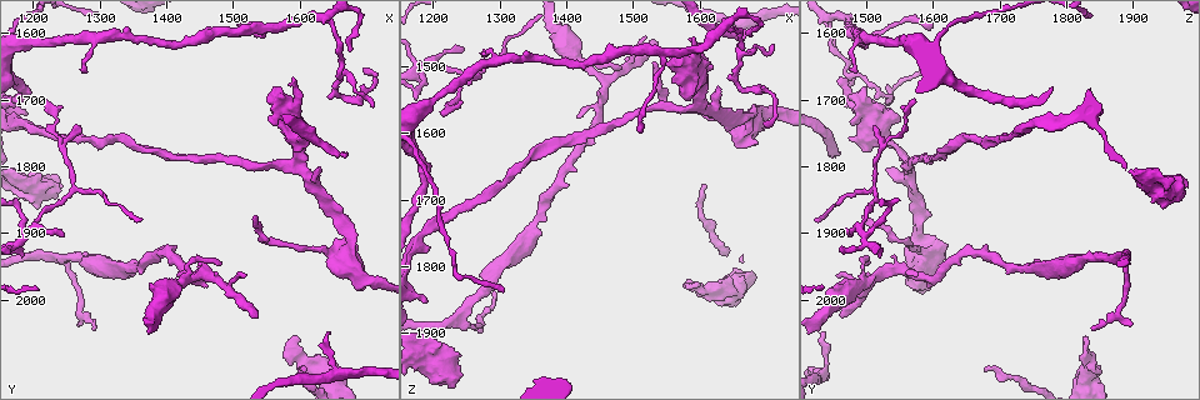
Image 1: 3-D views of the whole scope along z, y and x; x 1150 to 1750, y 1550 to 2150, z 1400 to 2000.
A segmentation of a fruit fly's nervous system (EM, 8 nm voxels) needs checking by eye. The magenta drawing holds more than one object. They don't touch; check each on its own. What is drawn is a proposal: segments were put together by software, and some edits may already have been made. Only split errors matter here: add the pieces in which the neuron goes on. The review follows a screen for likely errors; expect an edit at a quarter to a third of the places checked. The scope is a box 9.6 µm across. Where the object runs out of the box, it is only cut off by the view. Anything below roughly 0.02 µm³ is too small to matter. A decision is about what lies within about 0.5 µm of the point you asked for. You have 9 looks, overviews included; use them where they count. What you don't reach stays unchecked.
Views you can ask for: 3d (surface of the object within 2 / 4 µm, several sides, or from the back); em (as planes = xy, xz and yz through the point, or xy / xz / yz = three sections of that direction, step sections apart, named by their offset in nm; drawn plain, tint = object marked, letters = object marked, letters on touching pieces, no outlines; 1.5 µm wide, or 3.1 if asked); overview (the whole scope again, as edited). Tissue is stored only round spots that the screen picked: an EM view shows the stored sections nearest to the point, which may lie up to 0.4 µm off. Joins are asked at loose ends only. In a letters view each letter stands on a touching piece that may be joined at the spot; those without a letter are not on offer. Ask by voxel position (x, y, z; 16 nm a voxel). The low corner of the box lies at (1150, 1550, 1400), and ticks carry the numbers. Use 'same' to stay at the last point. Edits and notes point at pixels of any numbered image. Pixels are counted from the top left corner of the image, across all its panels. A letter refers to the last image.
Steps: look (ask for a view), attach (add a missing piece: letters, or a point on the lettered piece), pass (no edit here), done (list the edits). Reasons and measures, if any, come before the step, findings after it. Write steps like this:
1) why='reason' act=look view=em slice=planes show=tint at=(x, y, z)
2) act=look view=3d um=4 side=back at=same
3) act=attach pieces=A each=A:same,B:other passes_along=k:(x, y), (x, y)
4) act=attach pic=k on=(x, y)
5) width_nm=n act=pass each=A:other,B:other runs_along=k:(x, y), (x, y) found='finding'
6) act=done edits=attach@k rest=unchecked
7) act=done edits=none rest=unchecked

why='an open end' act=look view=3d um=2 at=(1580, 2065, 1830)

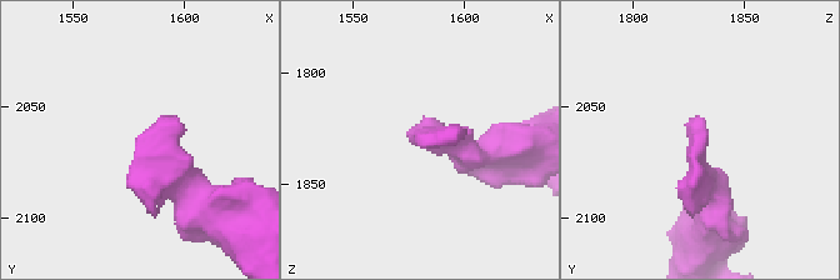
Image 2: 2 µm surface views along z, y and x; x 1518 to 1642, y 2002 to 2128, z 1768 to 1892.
act=look view=em slice=planes show=letters at=(1580, 2060, 1834)

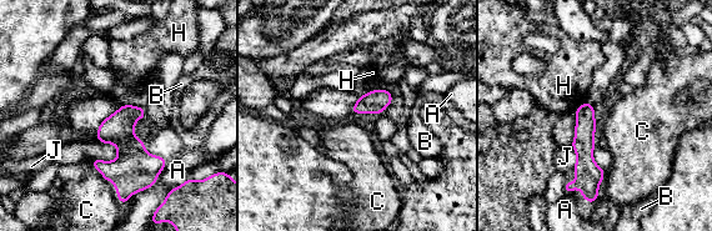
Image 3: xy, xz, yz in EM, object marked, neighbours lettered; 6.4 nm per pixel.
act=pass each=A:other,B:other,C:other,H:other,J:other border=3:(91, 160), (95, 169), (108, 181) found='no lettered piece goes on from it'

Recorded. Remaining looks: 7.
why='branch stops here' act=look view=3d um=2 at=(1535, 2025, 1460)

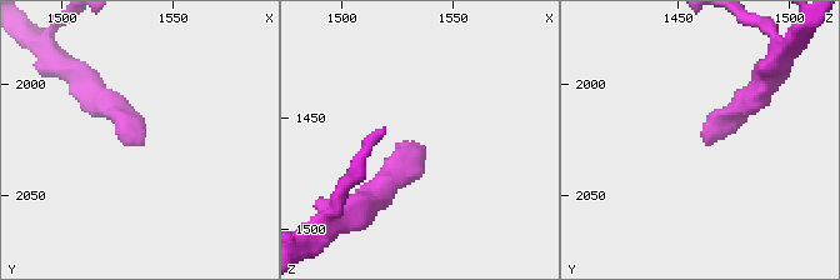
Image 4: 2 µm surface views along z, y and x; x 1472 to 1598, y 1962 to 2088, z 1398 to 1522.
act=look view=em slice=yz step=8 show=plain at=(1536, 2025, 1461)

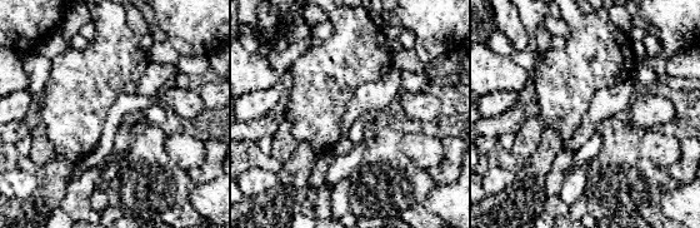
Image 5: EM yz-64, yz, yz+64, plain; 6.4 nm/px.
act=look view=em slice=yz step=8 show=letters at=same

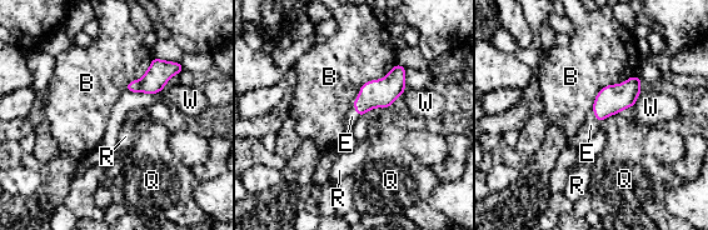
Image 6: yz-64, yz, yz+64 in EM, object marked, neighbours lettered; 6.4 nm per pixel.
act=attach pieces=E each=B:other,E:same,Q:other,R:other,W:other passes_along=6:(382, 93), (354, 108), (352, 116) found='it goes on there'

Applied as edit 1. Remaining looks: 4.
why='see it whole again' act=look view=overview

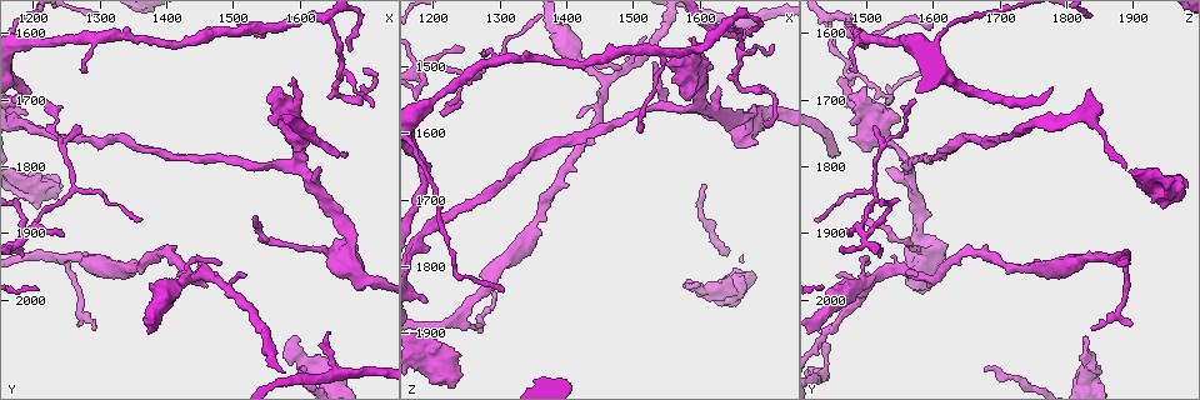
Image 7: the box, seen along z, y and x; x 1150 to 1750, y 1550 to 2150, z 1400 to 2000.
why='free end' act=look view=3d um=2 side=back at=(1670, 1785, 1455)

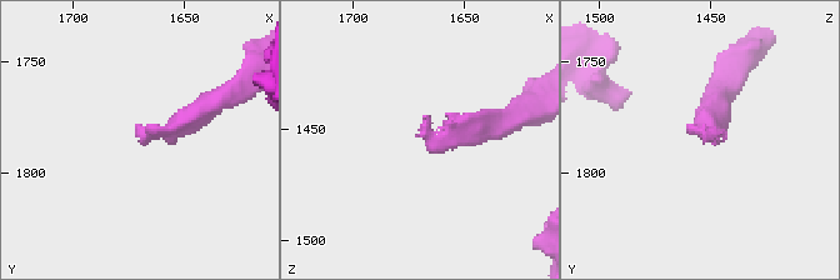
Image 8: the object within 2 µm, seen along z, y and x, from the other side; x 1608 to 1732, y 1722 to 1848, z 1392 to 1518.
act=look view=em slice=xy step=8 show=letters at=(1671, 1786, 1451)

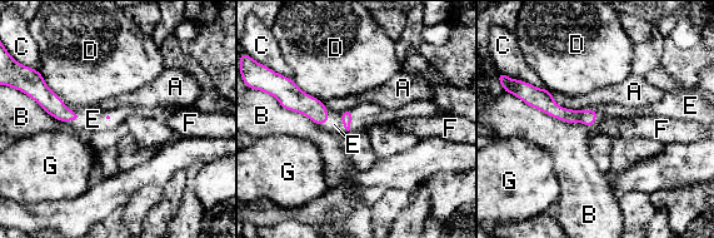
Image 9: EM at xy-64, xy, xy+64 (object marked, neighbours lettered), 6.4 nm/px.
act=attach pieces=E each=A:other,B:other,C:other,D:other,E:same,F:other,G:other passes_along=9:(588, 117), (595, 112), (604, 112) found='it goes on there'

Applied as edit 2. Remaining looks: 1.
act=done edits=attach@6,attach@9 rest=unchecked

